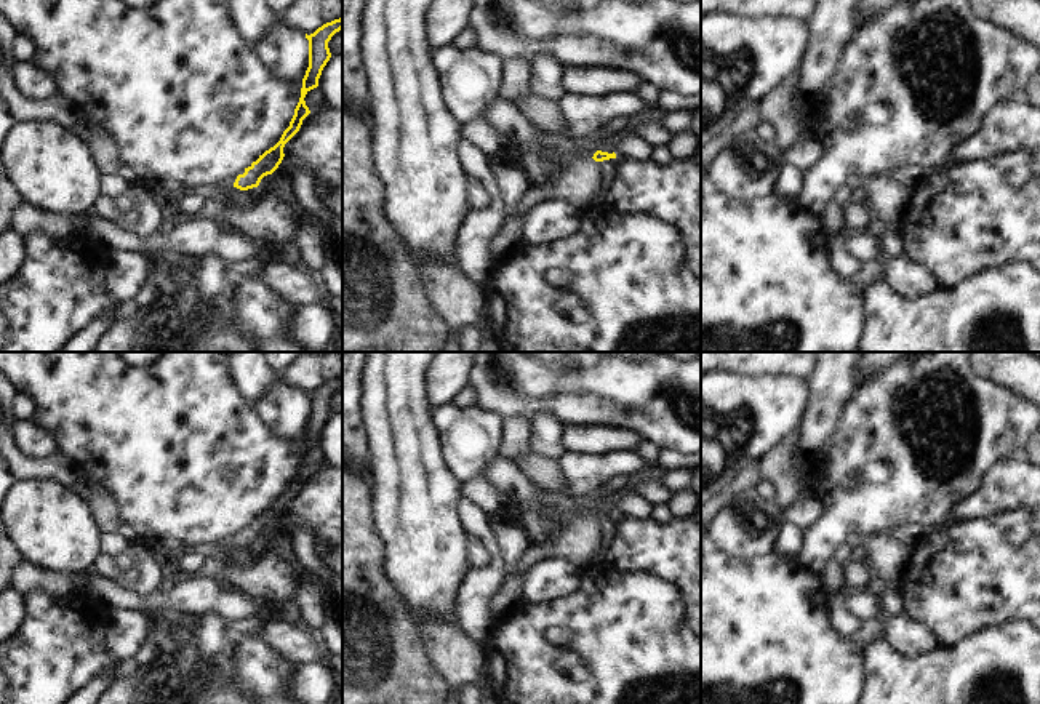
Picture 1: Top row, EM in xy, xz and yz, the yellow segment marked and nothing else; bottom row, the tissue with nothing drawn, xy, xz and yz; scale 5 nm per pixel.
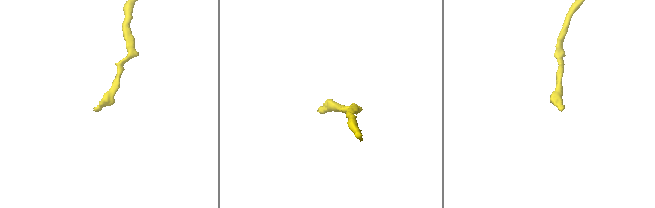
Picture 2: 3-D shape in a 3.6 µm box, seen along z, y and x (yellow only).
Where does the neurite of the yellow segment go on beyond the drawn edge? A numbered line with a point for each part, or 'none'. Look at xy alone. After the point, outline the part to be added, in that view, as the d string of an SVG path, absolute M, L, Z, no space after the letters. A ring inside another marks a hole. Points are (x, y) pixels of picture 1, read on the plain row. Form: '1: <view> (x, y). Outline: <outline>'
none.

